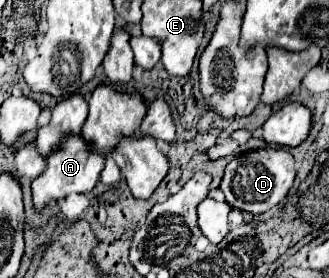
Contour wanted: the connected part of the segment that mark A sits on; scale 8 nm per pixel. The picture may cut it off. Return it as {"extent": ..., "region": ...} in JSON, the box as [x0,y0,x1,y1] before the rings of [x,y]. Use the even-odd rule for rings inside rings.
{"extent":[32,135,106,211],"region":[[[64,135],[58,147],[52,149],[52,153],[48,155],[46,169],[36,179],[32,179],[32,195],[36,209],[40,211],[42,207],[56,203],[58,199],[68,197],[70,193],[92,191],[100,179],[104,163],[106,155],[100,155],[100,151],[92,151],[92,147],[88,147],[88,143],[84,143],[80,135]]]}

